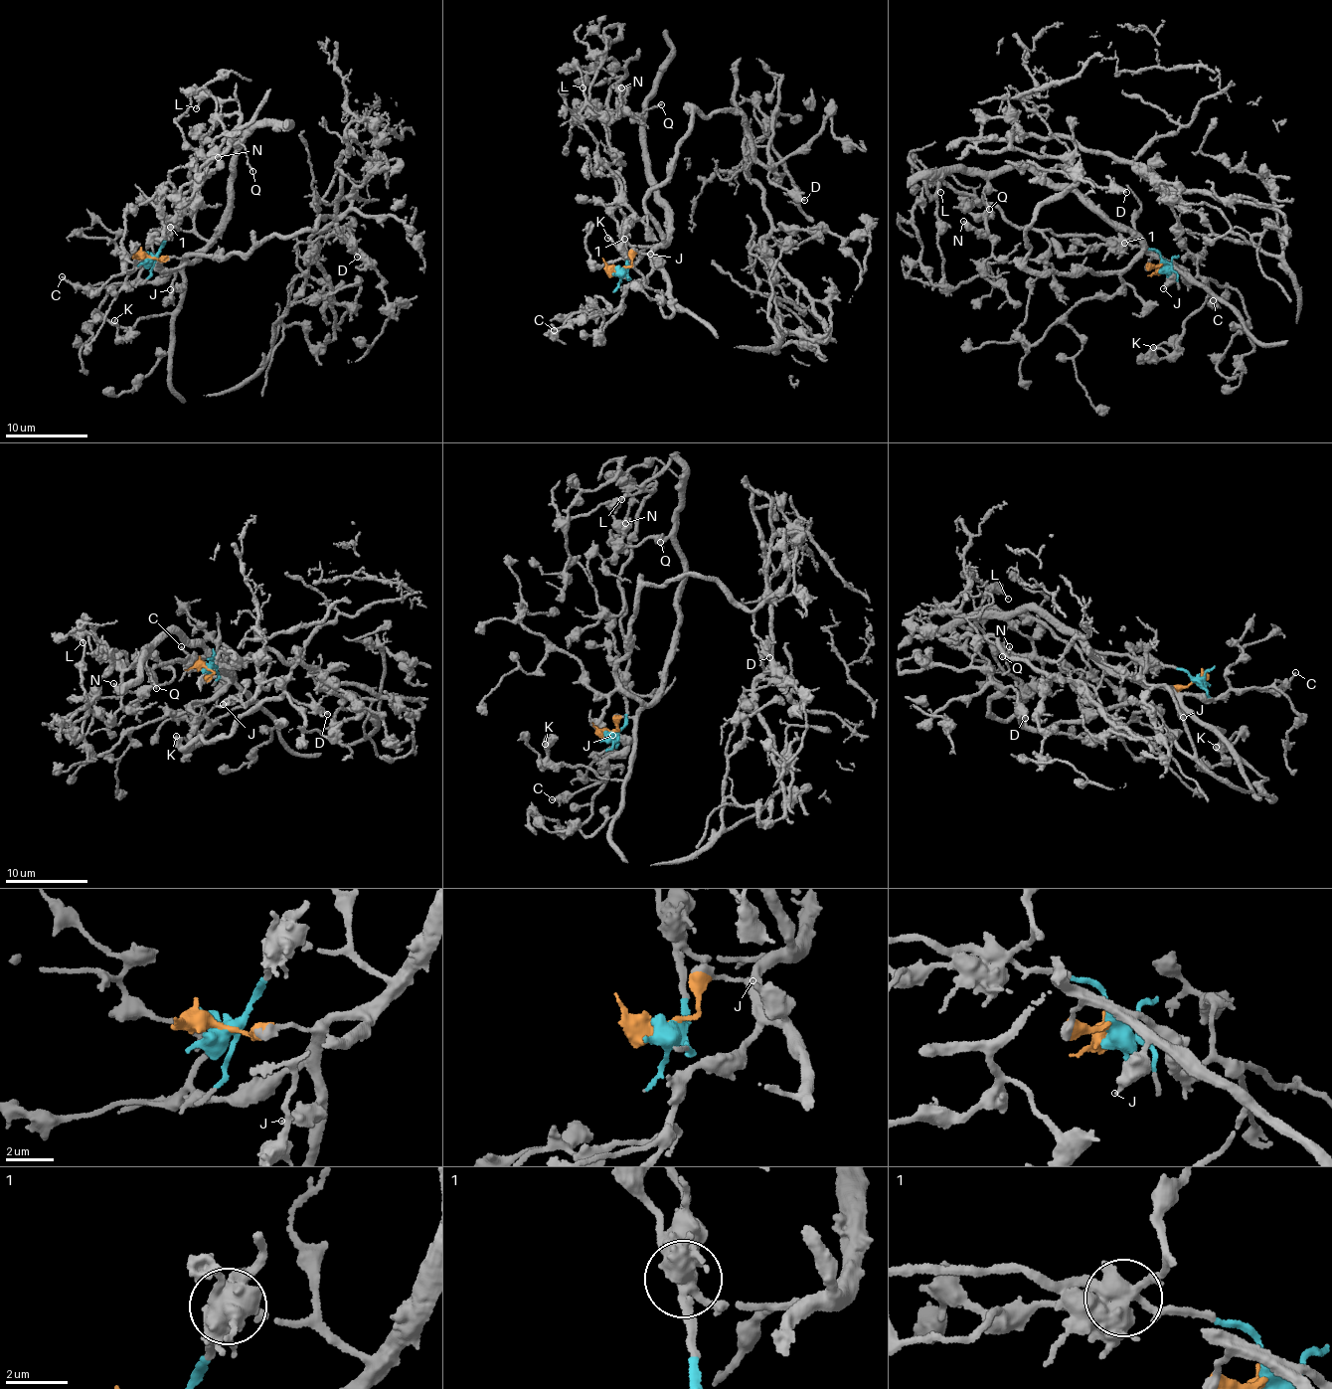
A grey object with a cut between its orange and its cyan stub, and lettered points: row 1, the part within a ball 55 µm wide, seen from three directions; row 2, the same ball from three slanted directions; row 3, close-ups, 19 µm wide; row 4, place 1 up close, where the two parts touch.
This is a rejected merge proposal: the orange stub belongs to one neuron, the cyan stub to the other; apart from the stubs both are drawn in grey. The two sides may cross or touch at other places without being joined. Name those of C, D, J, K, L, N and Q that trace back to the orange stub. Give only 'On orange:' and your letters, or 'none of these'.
On orange: C, D, J, K, N, Q

